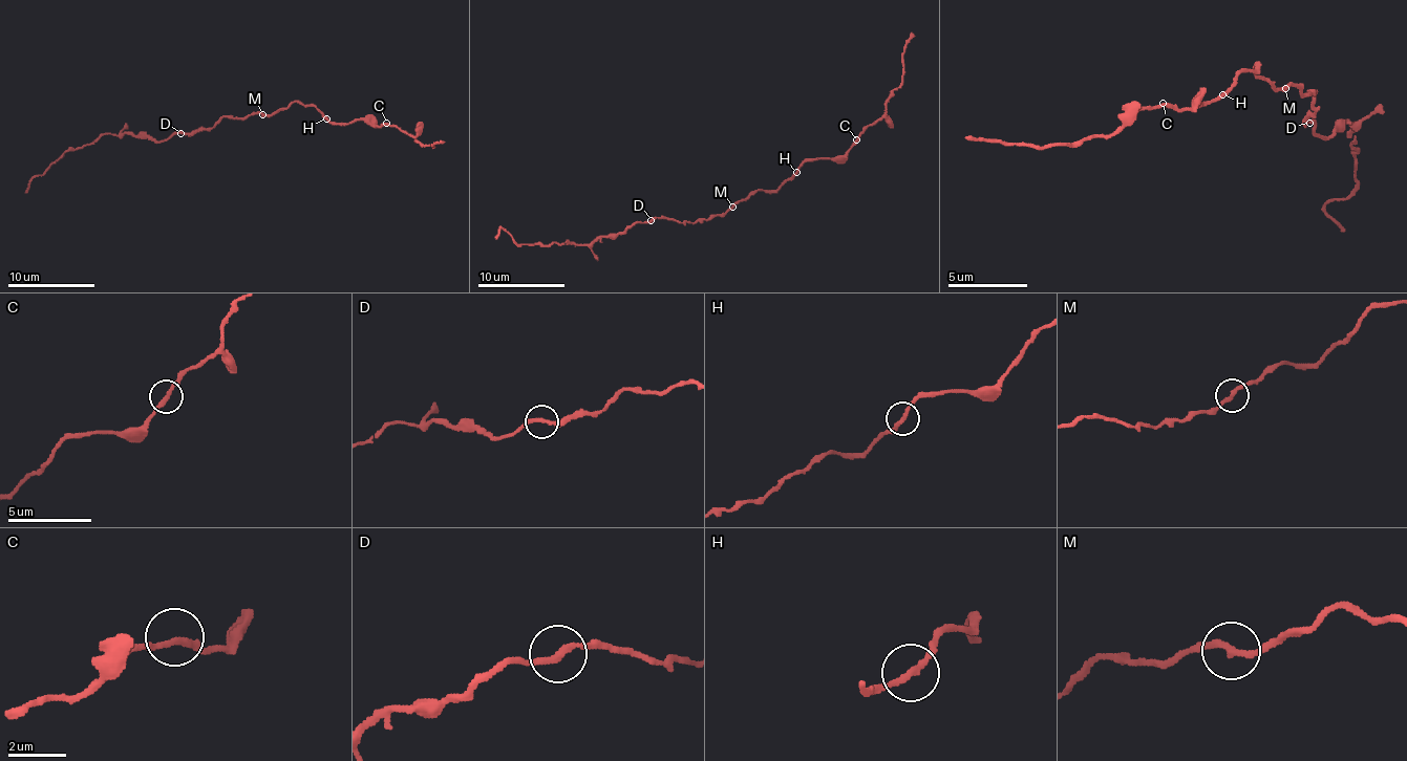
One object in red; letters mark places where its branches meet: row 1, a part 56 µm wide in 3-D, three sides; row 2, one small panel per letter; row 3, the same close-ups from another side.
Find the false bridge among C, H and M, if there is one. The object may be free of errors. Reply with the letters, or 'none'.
none

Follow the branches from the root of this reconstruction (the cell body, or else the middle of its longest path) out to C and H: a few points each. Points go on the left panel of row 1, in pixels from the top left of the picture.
C: (263, 114), (274, 114), (298, 101), (313, 105), (333, 123), (386, 123)
H: (263, 114), (274, 114), (298, 101), (313, 105), (326, 118)

